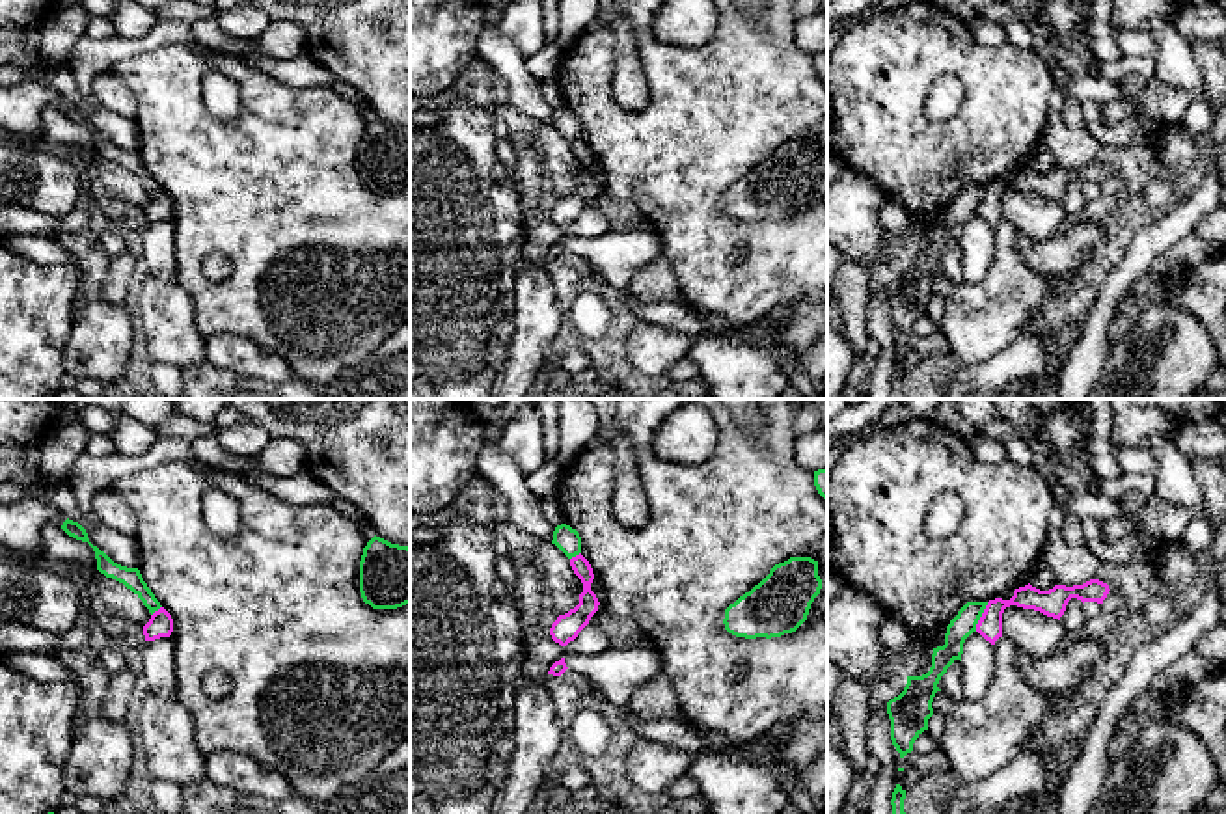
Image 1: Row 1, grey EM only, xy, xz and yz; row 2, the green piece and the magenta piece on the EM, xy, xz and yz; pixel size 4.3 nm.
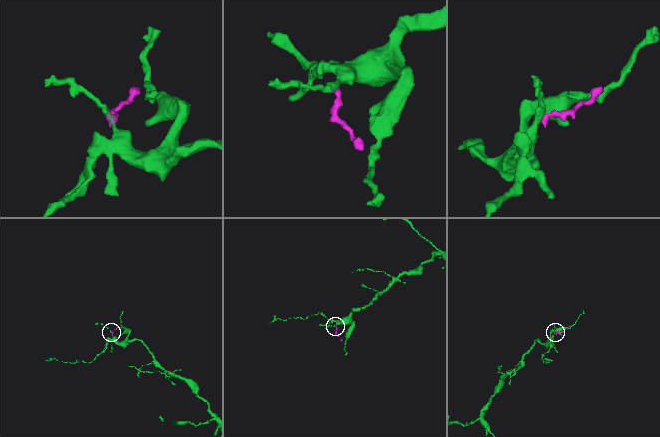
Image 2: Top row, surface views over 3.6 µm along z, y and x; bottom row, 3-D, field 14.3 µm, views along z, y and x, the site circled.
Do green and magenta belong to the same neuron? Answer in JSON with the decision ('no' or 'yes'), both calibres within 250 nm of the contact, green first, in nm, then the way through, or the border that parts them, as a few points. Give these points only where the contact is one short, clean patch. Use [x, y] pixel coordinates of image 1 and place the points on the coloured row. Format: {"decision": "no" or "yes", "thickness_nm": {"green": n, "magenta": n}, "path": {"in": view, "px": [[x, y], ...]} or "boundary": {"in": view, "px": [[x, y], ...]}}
{"decision": "no", "thickness_nm": {"green": 100, "magenta": 110}, "boundary": {"in": "yz", "px": [[988, 602], [975, 630]]}}

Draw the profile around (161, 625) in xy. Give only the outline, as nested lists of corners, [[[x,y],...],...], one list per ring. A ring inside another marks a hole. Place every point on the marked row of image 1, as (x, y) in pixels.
[[[164,607],[155,611],[151,615],[149,622],[143,626],[145,641],[170,637],[171,632],[173,632],[173,619],[171,619],[171,615]]]

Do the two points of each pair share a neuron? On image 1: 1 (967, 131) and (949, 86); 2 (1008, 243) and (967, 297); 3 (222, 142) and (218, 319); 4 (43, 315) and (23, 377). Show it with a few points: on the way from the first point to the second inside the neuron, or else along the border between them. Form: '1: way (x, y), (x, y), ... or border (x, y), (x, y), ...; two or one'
1: border (951, 73), (926, 97), (932, 122); two
2: way (1007, 259), (1007, 269), (984, 291); one
3: way (235, 187), (245, 196), (245, 274); one
4: way (28, 330), (23, 336), (23, 362); one

